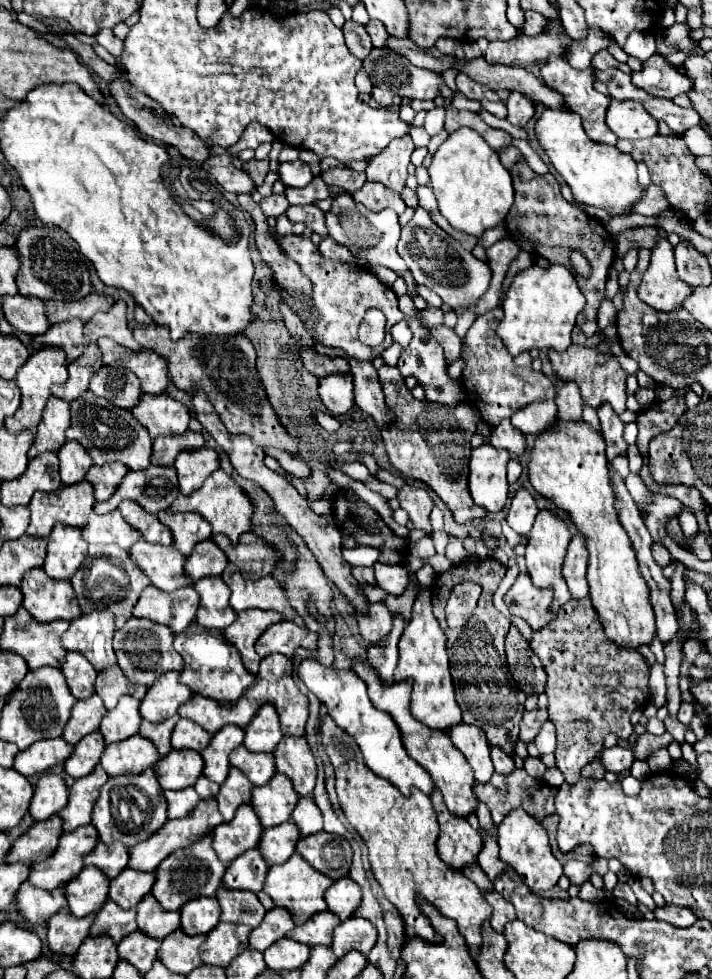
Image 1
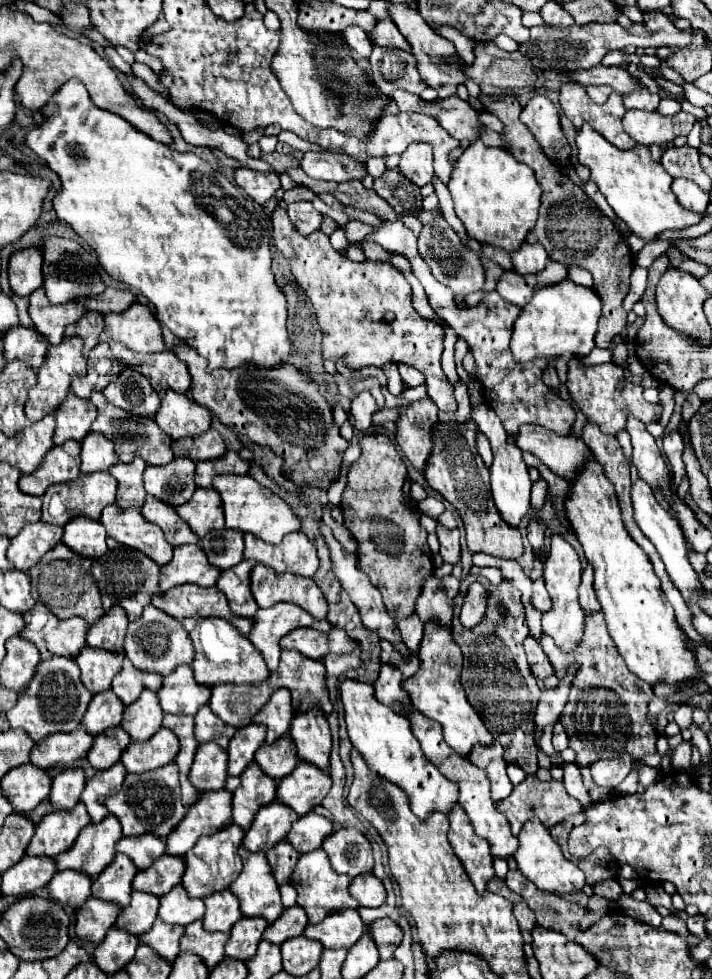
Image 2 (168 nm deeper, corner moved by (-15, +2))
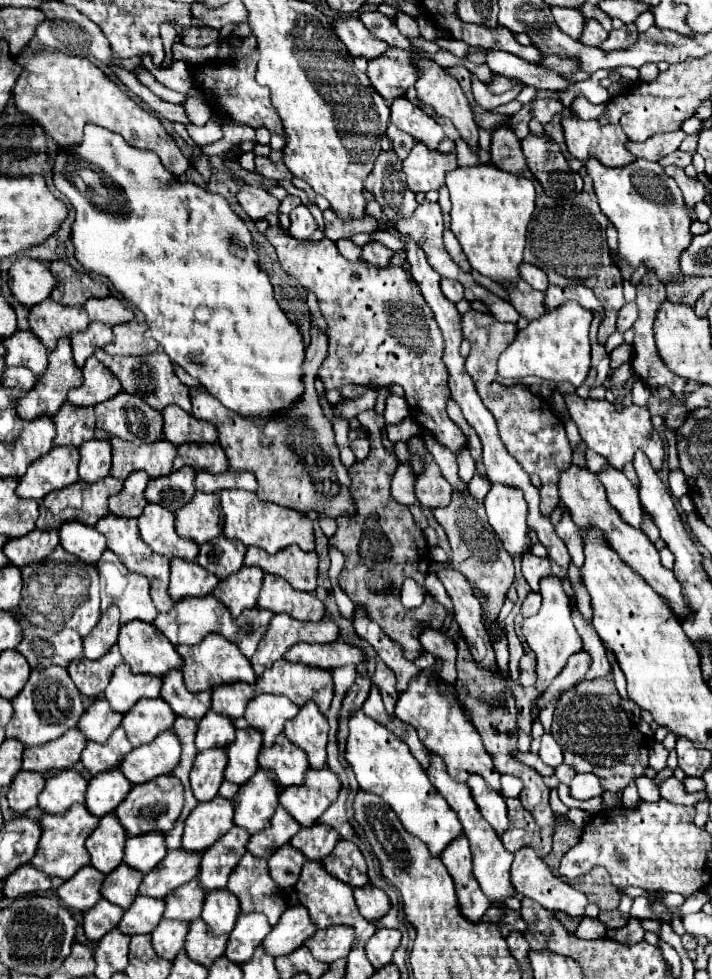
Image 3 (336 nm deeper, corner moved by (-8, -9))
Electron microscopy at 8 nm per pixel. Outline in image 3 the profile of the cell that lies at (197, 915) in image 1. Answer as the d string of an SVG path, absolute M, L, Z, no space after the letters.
M224 889L224 893L208 893L208 897L204 899L202 921L214 935L230 933L238 915L238 901L236 897L232 897L232 893L228 893L228 889Z

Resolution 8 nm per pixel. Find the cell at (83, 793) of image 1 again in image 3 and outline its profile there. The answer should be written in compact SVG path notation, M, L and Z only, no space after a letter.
M112 769L112 773L100 773L88 783L86 809L94 817L104 817L106 813L112 813L116 805L120 805L120 801L128 795L130 789L132 783L124 781L120 769Z

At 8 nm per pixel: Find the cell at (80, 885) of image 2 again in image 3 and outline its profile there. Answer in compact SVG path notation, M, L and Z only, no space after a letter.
M86 865L84 869L80 869L80 873L64 881L56 889L56 895L64 907L74 911L88 911L100 899L102 881L104 881L104 875L96 871L92 865Z

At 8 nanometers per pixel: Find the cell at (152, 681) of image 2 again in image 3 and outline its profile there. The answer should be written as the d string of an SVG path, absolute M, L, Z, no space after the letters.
M118 665L104 697L108 699L110 707L118 713L126 713L138 699L142 697L158 697L162 687L162 679L148 677L148 675L136 675L128 669L128 665Z

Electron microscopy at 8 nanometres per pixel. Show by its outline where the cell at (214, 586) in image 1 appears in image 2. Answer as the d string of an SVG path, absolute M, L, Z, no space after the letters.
M243 560L239 566L233 566L231 570L223 570L217 588L227 596L231 610L237 616L251 616L259 608L257 602L251 598L251 570L255 562Z

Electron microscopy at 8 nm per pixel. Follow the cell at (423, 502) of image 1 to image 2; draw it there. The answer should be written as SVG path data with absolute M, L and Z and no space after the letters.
M437 526L437 538L441 542L441 558L443 562L455 566L461 560L461 548L459 548L459 530L449 530L445 526Z

